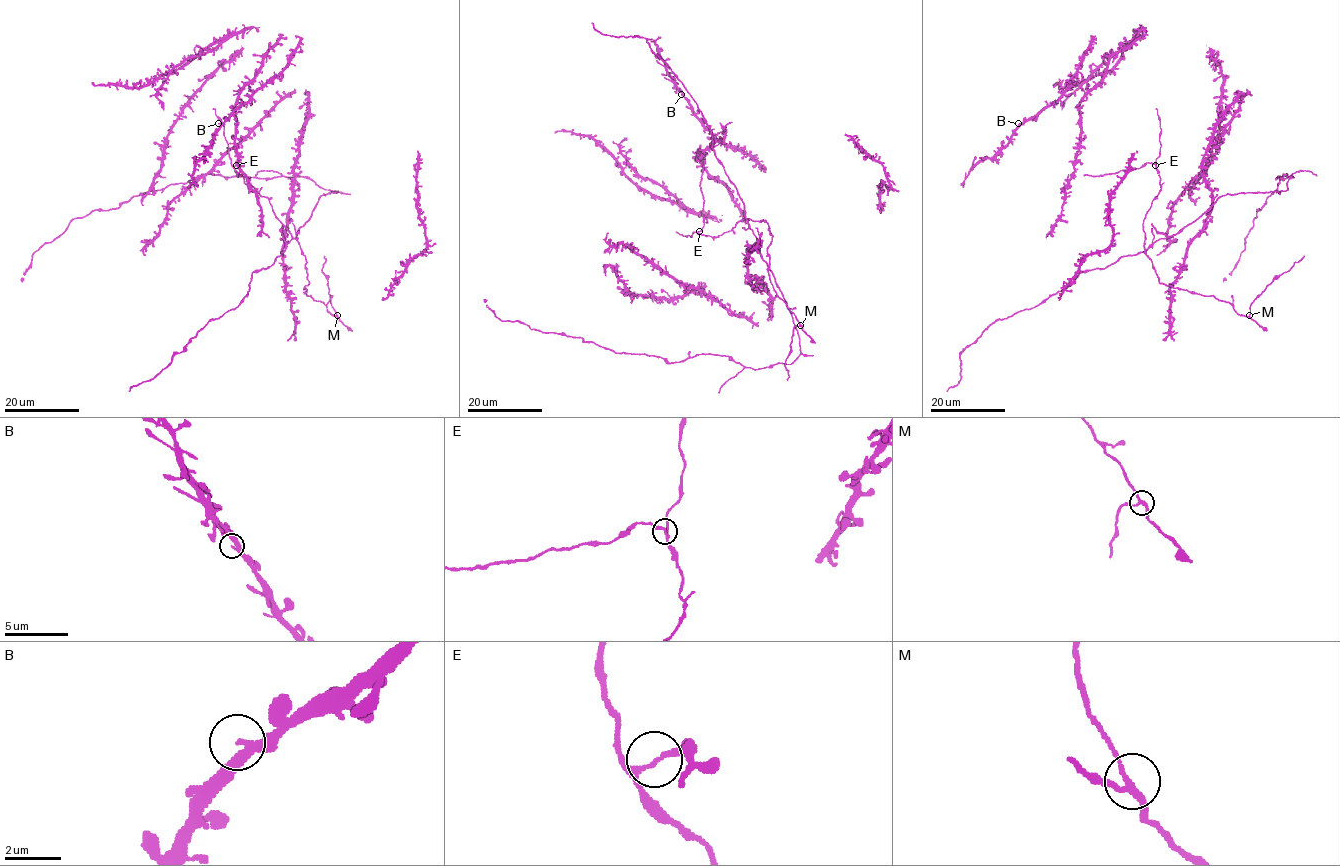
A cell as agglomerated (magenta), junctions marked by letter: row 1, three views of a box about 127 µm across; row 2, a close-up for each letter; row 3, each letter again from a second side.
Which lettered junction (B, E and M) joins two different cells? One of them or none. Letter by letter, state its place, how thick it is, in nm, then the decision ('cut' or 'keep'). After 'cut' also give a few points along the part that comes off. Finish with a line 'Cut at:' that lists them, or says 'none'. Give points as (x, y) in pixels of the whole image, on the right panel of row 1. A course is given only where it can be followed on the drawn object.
B: at (1018, 123); 140 nm thick; keep
E: at (1155, 165); 140 nm thick; cut; foreign part runs (1155, 164), (1145, 163), (1138, 168), (1084, 176)
M: at (1249, 315); 200 nm thick; keep
Cut at: E

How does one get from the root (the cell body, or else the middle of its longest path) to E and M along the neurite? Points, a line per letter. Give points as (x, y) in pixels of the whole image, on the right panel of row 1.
E: (1166, 285), (1159, 282), (1144, 247), (1143, 219), (1161, 188), (1155, 164)
M: (1166, 285), (1214, 296), (1229, 302), (1239, 314), (1249, 315)

